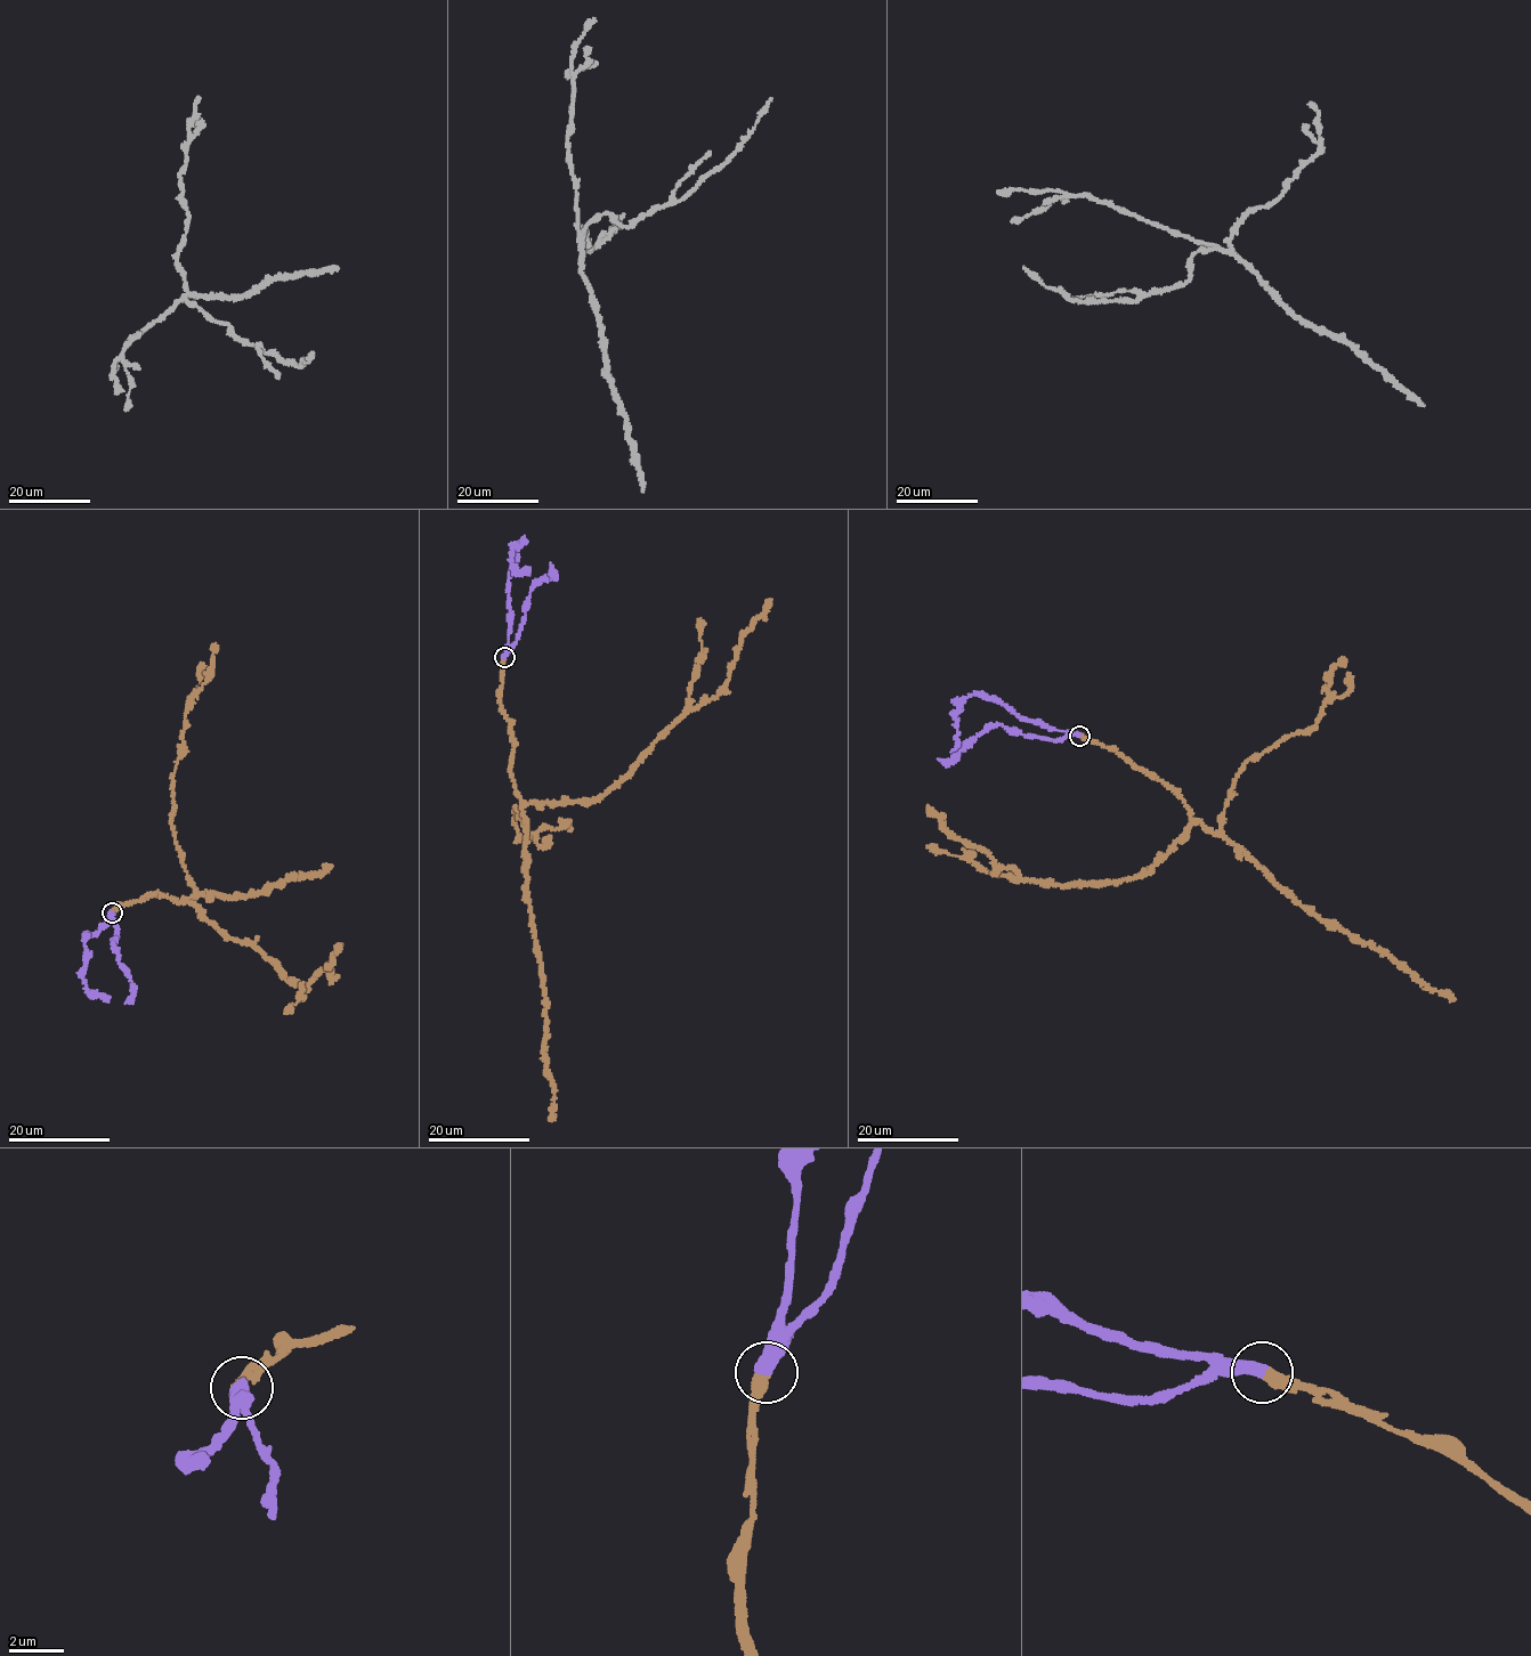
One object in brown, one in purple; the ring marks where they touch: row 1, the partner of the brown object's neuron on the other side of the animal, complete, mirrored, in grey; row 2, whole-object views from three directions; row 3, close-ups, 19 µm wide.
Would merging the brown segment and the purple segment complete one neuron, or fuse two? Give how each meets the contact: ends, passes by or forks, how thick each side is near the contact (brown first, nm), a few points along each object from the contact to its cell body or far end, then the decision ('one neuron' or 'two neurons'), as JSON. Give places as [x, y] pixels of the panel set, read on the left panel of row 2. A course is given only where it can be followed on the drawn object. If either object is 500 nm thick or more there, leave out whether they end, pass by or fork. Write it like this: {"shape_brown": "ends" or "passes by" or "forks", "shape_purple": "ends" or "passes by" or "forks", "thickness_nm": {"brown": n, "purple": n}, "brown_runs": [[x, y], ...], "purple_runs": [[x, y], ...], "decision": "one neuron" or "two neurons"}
{"thickness_nm": {"brown": 440, "purple": 550}, "brown_runs": [[111, 912], [148, 893], [199, 906], [205, 919], [249, 942], [292, 985], [330, 969], [339, 944]], "purple_runs": [[111, 912], [96, 935], [86, 935], [86, 966], [82, 972], [86, 990], [91, 996], [108, 997]], "decision": "one neuron"}

